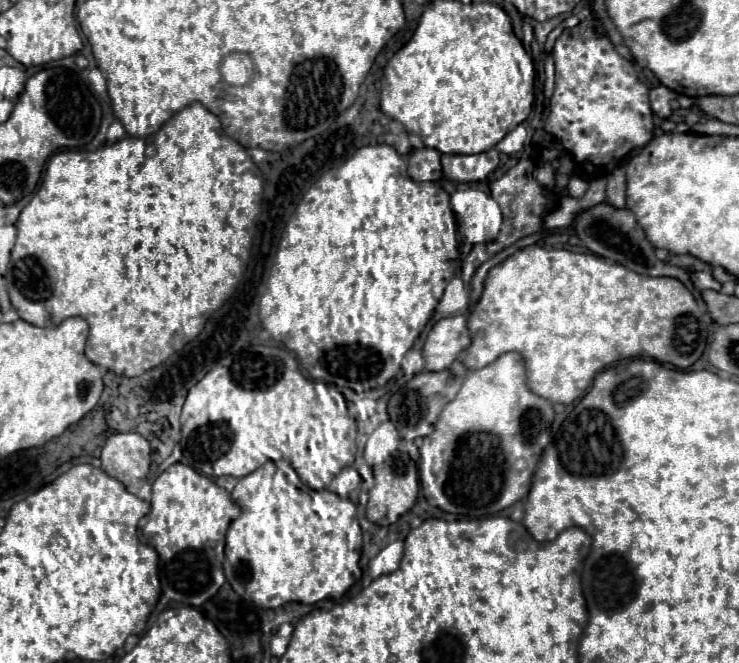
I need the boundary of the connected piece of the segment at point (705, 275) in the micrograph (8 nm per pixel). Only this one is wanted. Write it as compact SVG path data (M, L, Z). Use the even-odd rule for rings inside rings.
M695 272L695 274L691 274L691 282L695 284L697 290L707 290L707 288L711 288L711 290L721 290L721 282L717 282L717 280L711 276L711 272Z

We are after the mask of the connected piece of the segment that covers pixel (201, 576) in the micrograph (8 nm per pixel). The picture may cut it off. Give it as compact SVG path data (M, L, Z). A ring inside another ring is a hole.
M173 464L153 482L151 512L137 524L137 536L159 554L163 594L199 608L223 586L223 548L229 524L239 516L227 490L185 464Z

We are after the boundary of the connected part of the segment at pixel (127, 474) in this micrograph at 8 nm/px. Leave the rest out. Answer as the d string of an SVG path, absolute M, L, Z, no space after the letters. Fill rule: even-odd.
M111 434L101 450L101 470L123 482L133 494L147 480L149 464L151 448L141 434Z

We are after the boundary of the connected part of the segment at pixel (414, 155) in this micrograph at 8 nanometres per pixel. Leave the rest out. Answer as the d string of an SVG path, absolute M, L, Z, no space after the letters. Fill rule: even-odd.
M433 148L411 150L407 156L407 174L417 182L439 182L441 180L441 154Z

